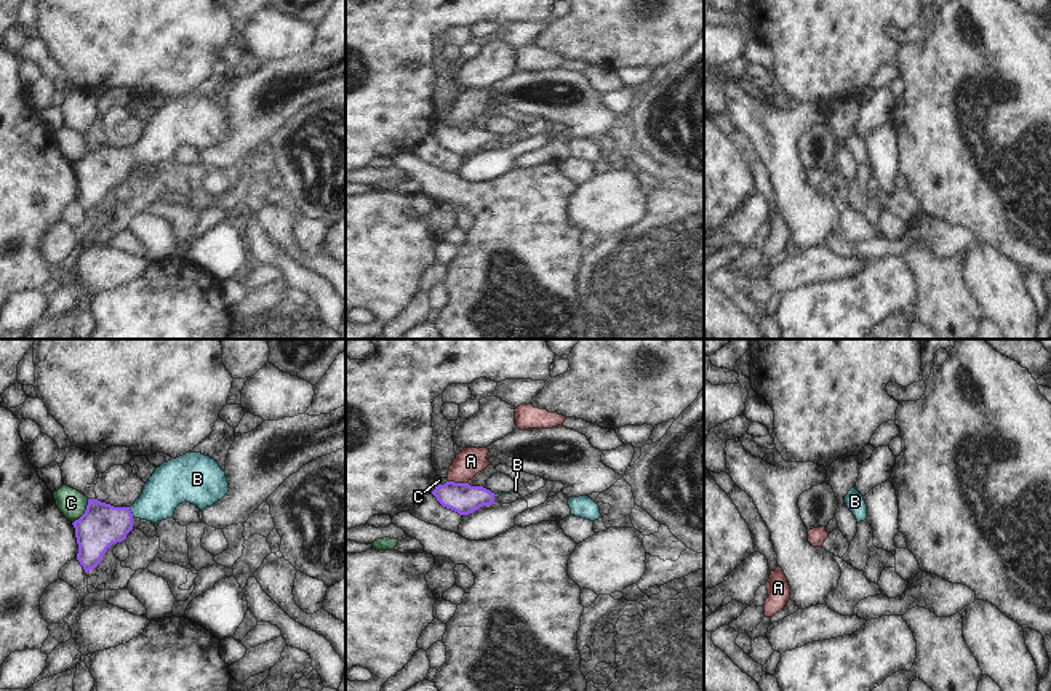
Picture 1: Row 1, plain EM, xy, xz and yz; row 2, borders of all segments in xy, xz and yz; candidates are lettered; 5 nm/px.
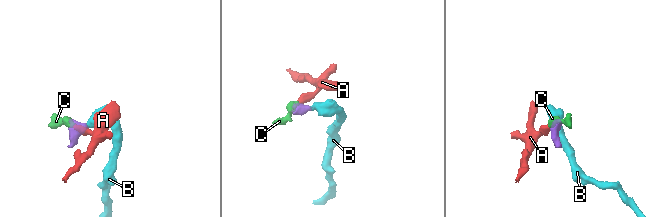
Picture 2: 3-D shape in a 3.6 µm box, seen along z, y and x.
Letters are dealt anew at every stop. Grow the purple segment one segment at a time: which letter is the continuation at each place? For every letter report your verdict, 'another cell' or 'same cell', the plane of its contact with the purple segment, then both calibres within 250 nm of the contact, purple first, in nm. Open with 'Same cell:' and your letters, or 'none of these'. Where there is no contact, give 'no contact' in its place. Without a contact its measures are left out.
Same cell: B
A: another cell; contact in xz; calibres 150 and 140 nm
B: same cell; contact in xy; calibres 220 and 220 nm
C: another cell; contact in xy; calibres 220 and 140 nm

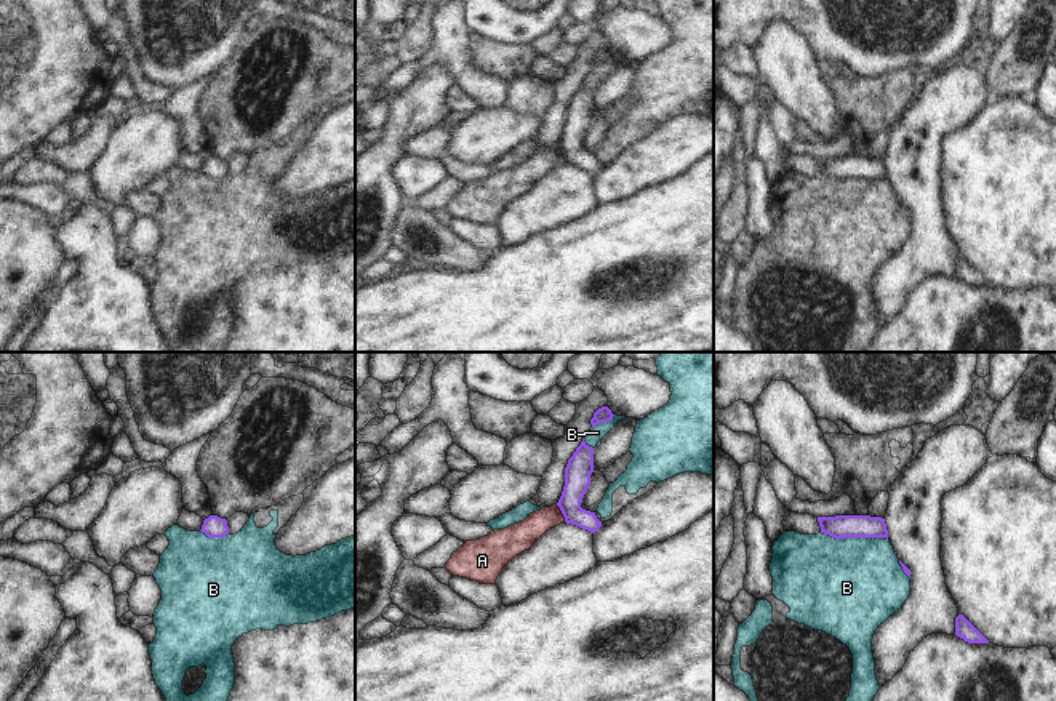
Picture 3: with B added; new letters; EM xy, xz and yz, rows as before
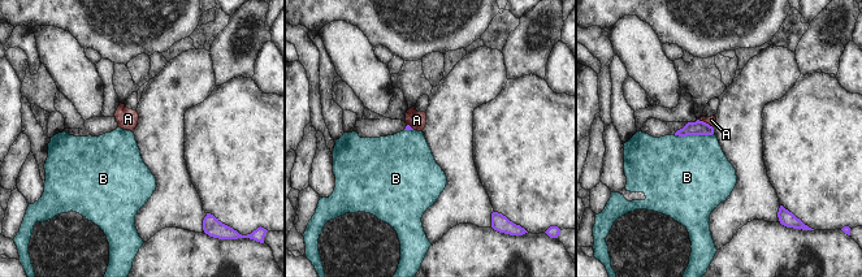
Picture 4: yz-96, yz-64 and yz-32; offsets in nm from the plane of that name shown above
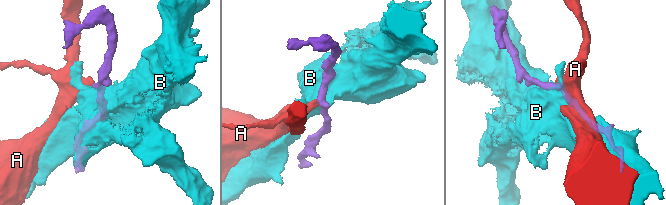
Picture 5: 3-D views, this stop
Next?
Same cell: none of these
A: another cell; contact in xz; calibres 130 and 150 nm
B: another cell; contact in yz; calibres 120 and 480 nm

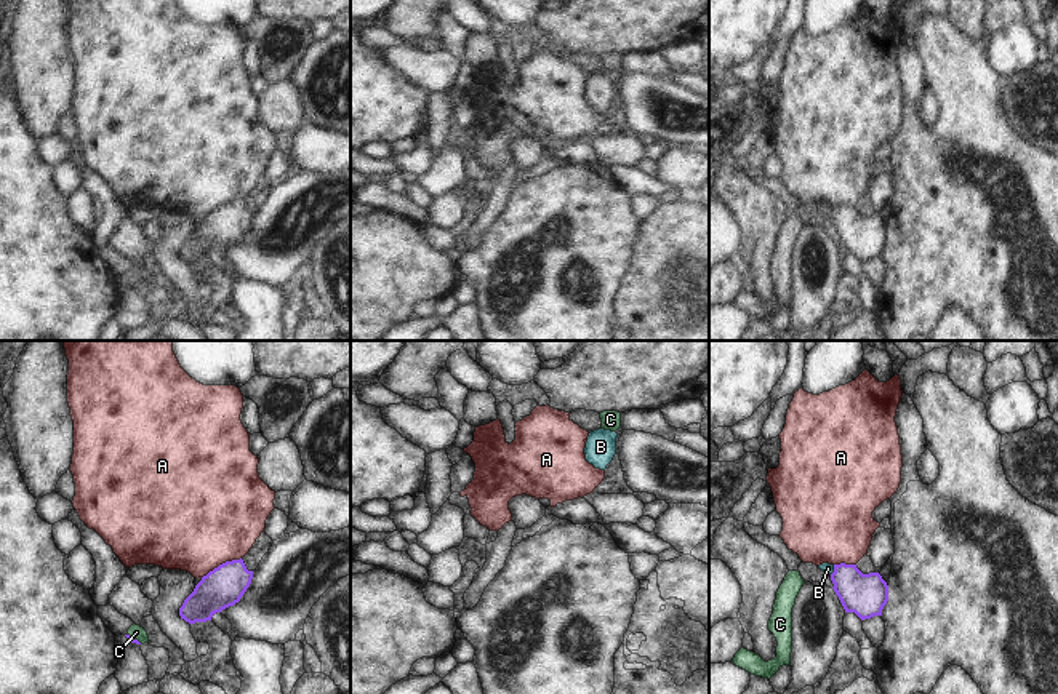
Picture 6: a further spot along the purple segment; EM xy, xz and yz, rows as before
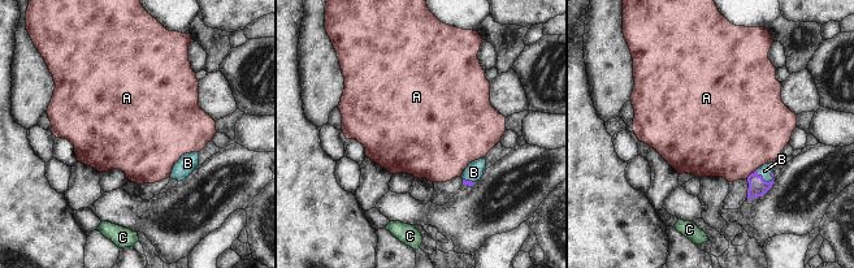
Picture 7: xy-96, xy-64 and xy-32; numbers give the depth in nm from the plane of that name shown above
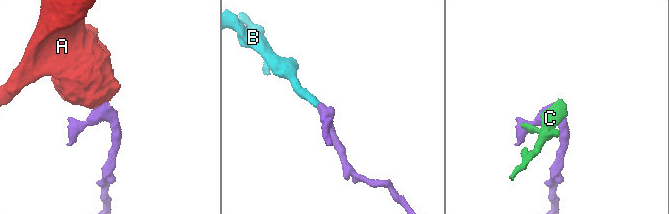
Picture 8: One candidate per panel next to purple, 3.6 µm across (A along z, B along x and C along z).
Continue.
Same cell: B
A: another cell; contact in xy; calibres 200 and 500 nm
B: same cell; contact in yz; calibres 200 and 50 nm
C: another cell; contact in xy; calibres 20 and 70 nm

